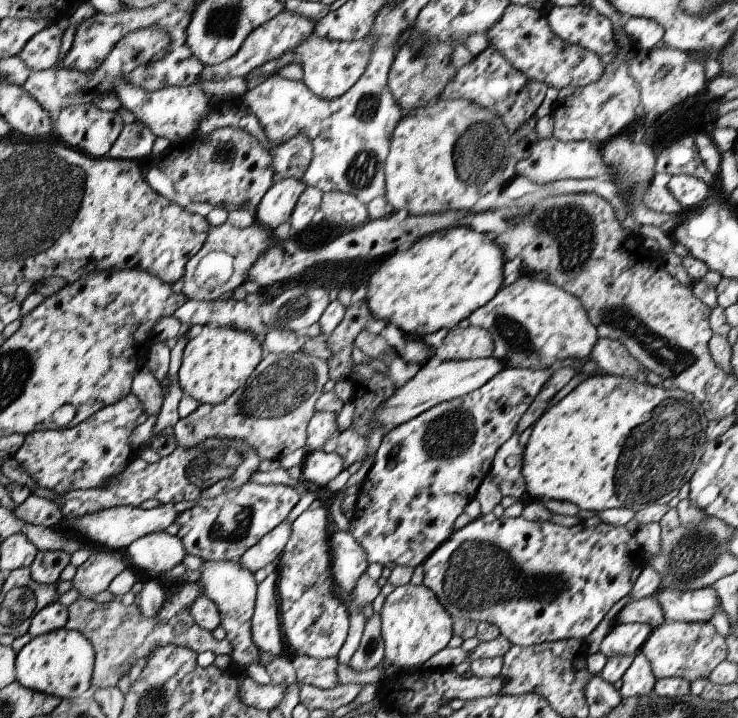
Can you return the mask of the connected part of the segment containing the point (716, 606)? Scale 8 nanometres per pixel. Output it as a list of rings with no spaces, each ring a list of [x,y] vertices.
[[[704,587],[694,592],[659,590],[654,596],[662,606],[666,623],[709,622],[718,610],[722,610],[721,601],[714,587]]]

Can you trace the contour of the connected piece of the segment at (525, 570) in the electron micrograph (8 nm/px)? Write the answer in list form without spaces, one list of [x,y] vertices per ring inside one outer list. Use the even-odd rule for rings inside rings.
[[[595,515],[591,518],[580,520],[575,526],[562,526],[552,522],[534,522],[526,520],[524,517],[506,518],[501,517],[493,522],[484,523],[482,516],[473,519],[470,524],[456,529],[454,534],[446,542],[440,545],[424,562],[424,578],[423,585],[432,590],[438,598],[438,602],[448,611],[448,614],[456,620],[459,618],[468,618],[474,622],[488,622],[496,625],[504,638],[507,638],[513,645],[532,646],[532,644],[542,644],[542,642],[554,642],[556,640],[568,640],[576,638],[578,640],[586,640],[592,631],[608,614],[608,611],[618,600],[622,600],[624,596],[634,588],[636,580],[646,565],[643,551],[636,541],[636,537],[630,530],[623,526],[613,526],[602,522]]]

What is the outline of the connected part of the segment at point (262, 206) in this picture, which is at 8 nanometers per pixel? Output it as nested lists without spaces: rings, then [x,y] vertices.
[[[285,178],[275,182],[261,198],[254,212],[255,221],[264,228],[274,231],[290,219],[298,197],[306,187],[307,184],[302,179],[296,178]]]

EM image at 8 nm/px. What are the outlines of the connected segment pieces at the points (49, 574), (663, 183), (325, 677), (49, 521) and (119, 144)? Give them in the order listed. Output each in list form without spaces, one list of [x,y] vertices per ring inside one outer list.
[[[39,551],[30,564],[32,578],[40,584],[57,584],[62,570],[70,564],[66,551]]]
[[[655,173],[650,188],[644,194],[644,206],[648,210],[664,214],[681,214],[684,212],[681,204],[674,198],[674,195],[668,190],[668,182],[671,176],[666,173]]]
[[[297,655],[291,663],[301,684],[321,689],[333,689],[340,684],[337,676],[337,658],[318,660],[306,655]]]
[[[32,492],[24,502],[15,505],[14,516],[26,524],[56,528],[56,524],[63,520],[62,511],[50,499],[36,495]]]
[[[136,120],[134,123],[125,125],[104,158],[133,161],[139,161],[142,158],[151,159],[152,145],[156,138],[157,136],[154,136],[146,125]]]

